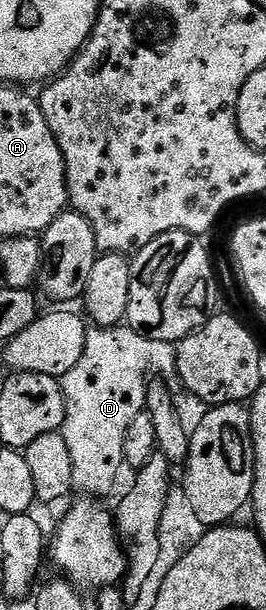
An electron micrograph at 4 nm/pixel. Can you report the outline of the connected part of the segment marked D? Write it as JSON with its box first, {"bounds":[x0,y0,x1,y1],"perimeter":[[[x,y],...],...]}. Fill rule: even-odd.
{"bounds":[60,326,178,499],"perimeter":[[[91,326],[82,359],[60,379],[66,400],[66,419],[61,429],[74,462],[73,490],[104,499],[116,485],[124,465],[124,448],[136,416],[146,409],[152,369],[165,382],[178,378],[176,345],[155,341],[127,327]]]}

